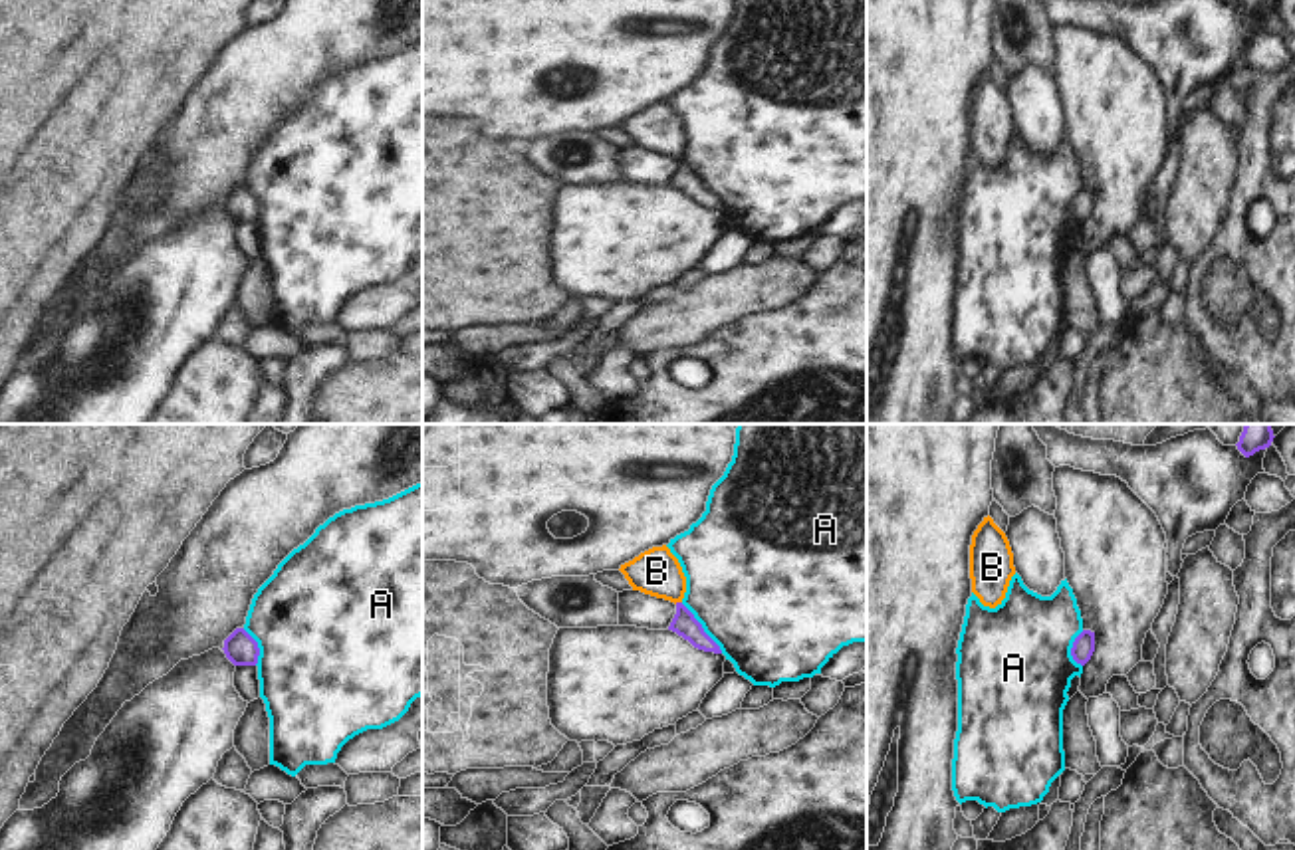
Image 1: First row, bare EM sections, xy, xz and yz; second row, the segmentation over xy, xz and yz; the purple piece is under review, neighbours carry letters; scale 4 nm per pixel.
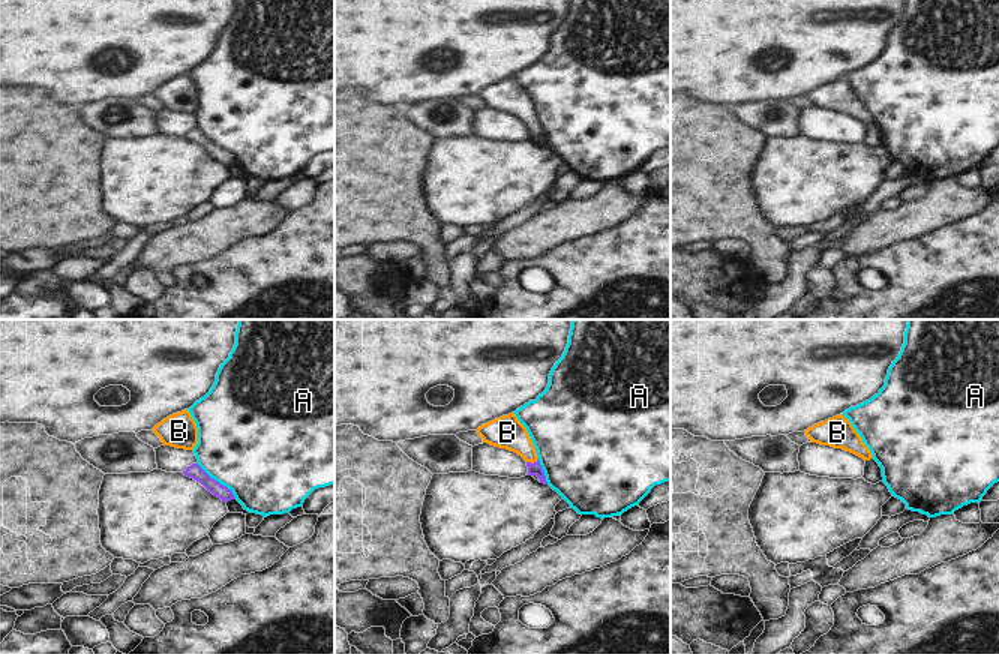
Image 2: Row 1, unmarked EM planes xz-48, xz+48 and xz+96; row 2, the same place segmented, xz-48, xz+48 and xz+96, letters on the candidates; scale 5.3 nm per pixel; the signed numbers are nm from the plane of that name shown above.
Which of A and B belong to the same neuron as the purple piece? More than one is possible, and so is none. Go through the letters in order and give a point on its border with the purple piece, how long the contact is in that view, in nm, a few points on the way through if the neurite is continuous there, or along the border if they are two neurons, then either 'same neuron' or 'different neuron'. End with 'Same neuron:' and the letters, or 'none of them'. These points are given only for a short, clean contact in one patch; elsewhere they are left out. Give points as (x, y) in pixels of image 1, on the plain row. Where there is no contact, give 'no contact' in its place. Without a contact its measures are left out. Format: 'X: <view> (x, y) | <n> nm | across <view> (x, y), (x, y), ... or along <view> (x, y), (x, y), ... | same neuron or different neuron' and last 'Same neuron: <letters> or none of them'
A: xz (703, 185) | 260 nm | along xz (681, 159), (722, 209) | different neuron
B: xz (677, 159) | 30 nm | across xz (685, 181), (677, 159), (675, 147), (657, 127) | same neuron
Same neuron: B

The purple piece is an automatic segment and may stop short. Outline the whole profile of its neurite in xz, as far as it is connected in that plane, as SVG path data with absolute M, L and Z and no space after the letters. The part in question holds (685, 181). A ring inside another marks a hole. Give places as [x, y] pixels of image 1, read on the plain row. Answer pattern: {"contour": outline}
{"contour": "M666 101L652 103L619 125L633 147L664 155L676 160L676 170L668 186L688 196L694 204L722 210L720 202L704 188L702 180L682 160L686 149L686 133L678 115Z"}

